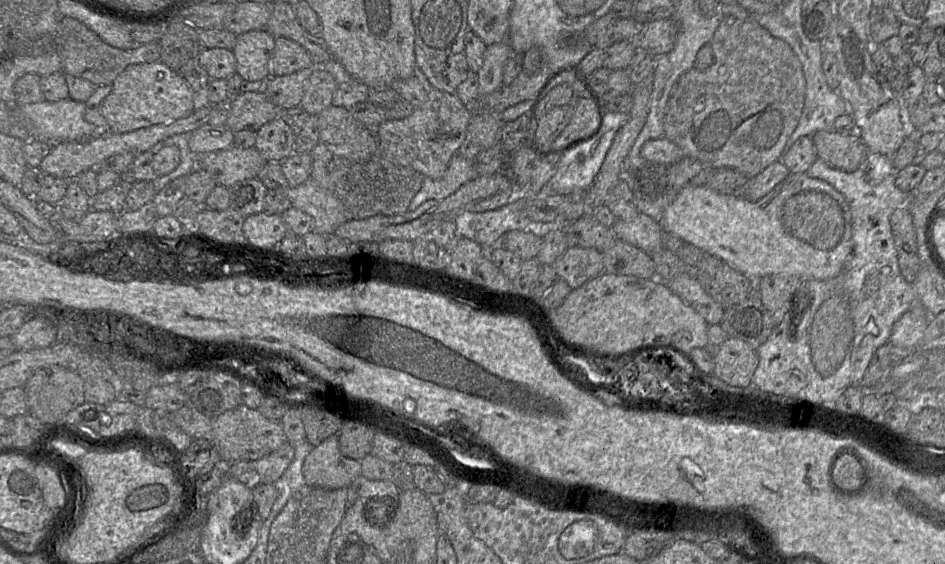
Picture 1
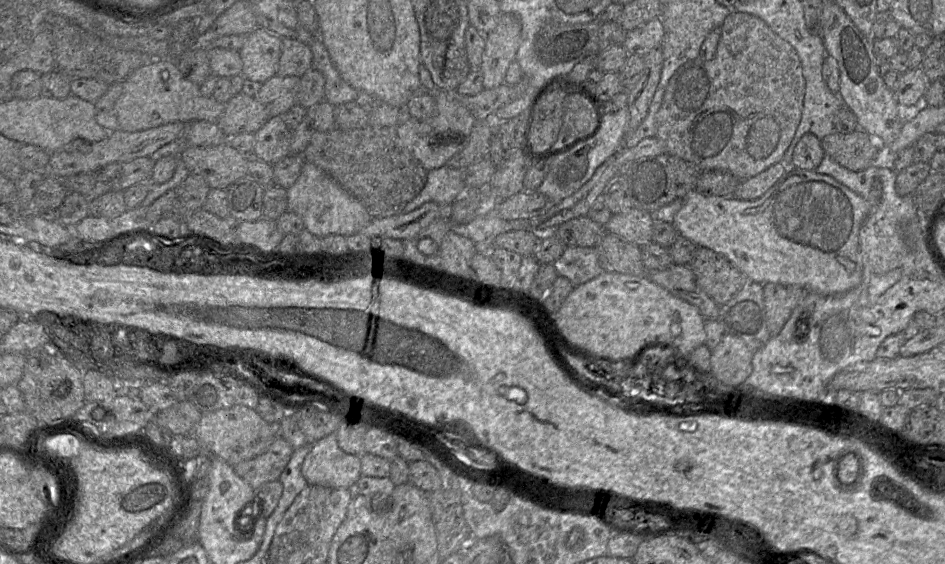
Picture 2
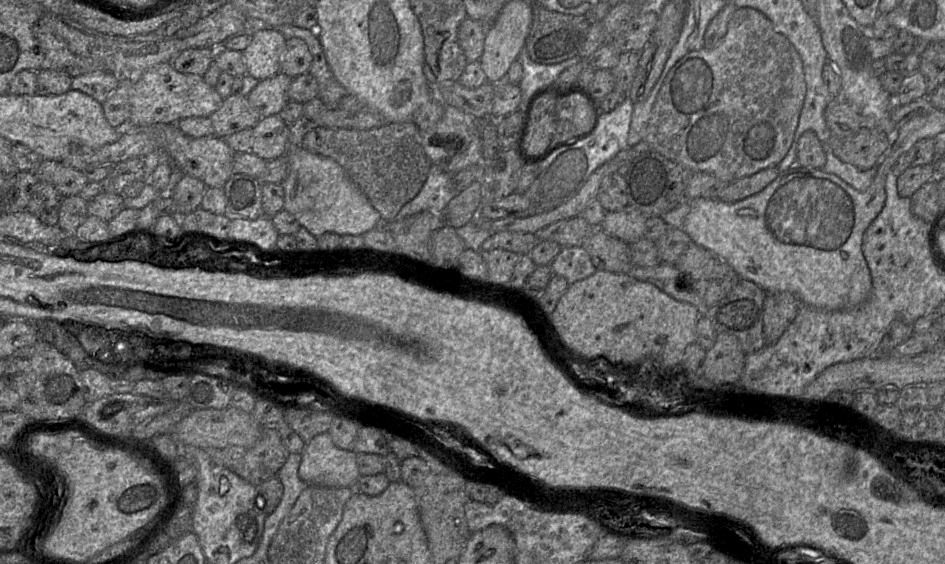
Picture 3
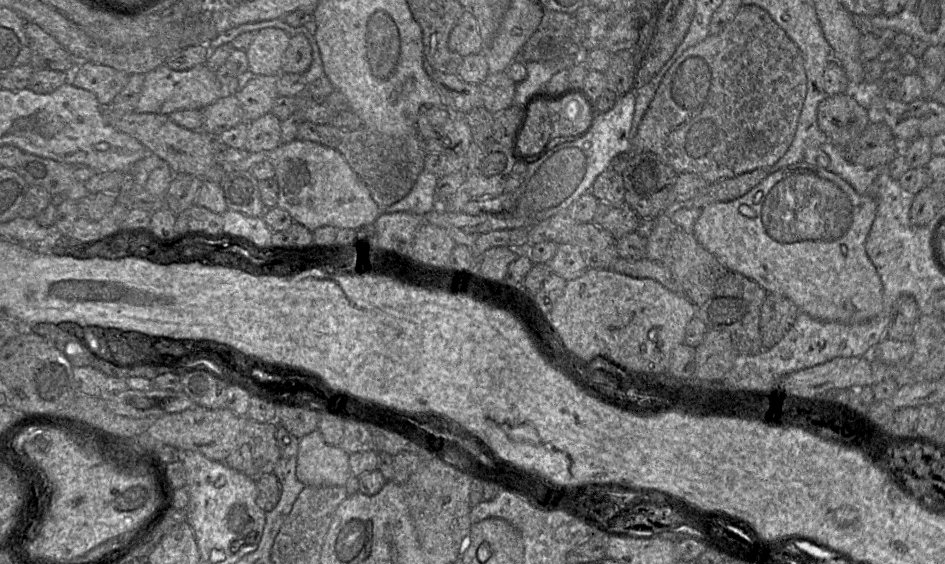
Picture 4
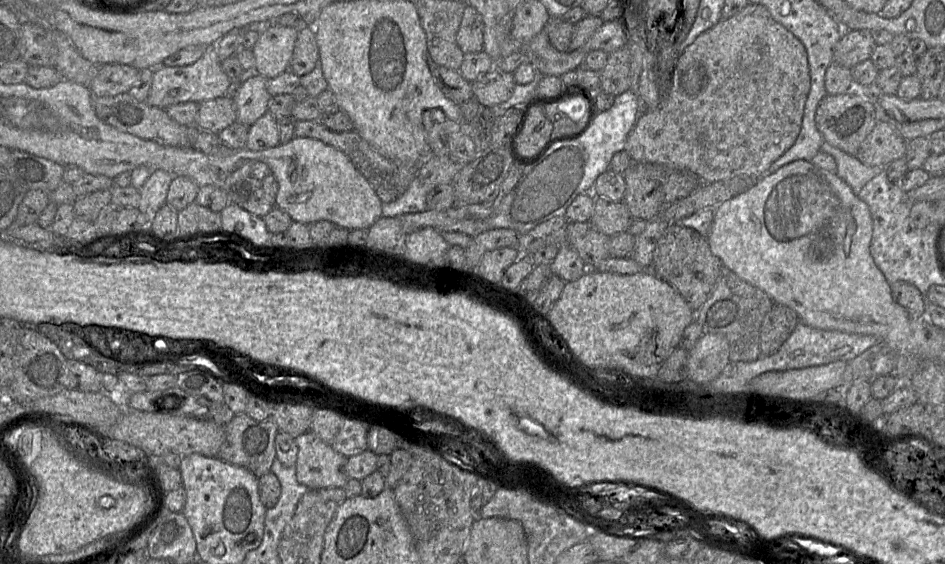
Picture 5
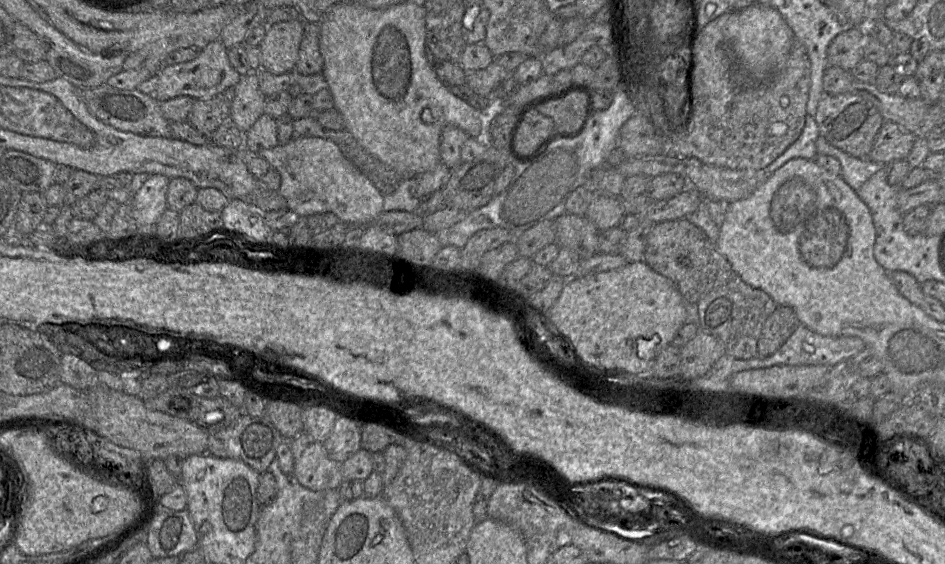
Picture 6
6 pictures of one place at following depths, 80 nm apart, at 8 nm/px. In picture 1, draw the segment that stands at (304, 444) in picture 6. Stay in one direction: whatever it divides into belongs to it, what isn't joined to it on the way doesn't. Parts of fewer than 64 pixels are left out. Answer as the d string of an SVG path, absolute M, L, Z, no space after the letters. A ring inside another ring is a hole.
M333 434L306 456L302 474L311 487L347 488L361 475L361 461L345 457L339 450L338 434Z

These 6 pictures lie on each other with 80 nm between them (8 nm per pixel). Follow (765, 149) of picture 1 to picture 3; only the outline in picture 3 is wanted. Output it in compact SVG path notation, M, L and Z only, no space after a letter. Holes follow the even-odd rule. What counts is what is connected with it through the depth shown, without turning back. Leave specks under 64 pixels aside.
M750 7L737 8L729 20L725 36L717 43L716 47L713 49L703 47L690 52L670 69L652 107L645 129L644 141L650 145L653 151L692 172L709 173L725 183L731 183L766 168L776 167L782 161L792 144L805 94L803 63L795 47L784 35L775 31L771 21L763 13Z

